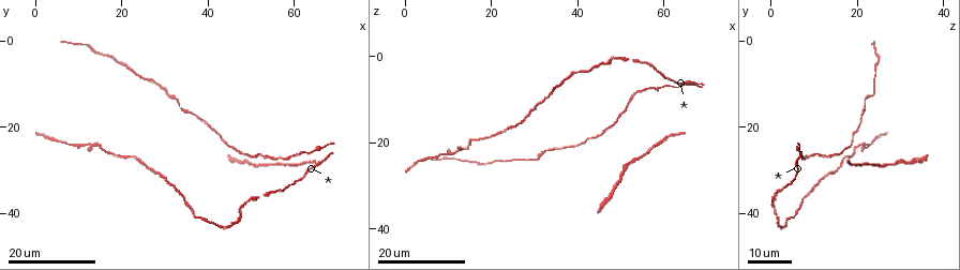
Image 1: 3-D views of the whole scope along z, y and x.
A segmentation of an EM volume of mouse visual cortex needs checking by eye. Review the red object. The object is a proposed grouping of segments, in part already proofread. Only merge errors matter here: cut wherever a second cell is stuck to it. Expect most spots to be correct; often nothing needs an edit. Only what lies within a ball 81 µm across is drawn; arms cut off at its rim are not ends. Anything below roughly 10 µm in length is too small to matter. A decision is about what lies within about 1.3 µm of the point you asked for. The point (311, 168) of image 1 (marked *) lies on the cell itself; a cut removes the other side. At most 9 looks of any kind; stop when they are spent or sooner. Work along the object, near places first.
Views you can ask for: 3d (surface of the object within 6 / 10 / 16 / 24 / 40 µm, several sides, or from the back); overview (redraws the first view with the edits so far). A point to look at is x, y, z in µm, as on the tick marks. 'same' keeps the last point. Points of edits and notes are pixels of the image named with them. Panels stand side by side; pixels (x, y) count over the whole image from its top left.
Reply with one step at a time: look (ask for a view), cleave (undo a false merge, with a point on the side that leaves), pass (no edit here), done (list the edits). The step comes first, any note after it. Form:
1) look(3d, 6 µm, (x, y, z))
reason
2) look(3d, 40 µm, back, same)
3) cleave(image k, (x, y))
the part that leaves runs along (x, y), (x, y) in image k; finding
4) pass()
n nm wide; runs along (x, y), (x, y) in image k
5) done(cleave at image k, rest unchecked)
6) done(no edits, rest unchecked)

look(3d, 24 µm, (64.5, 26.0, 6.5))
sudden change in width

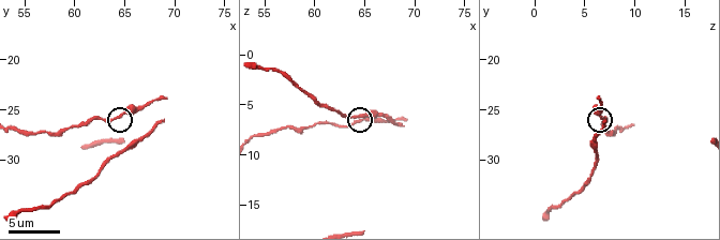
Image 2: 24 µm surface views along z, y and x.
look(3d, 10 µm, (64.6, 25.6, 6.4))
closer look

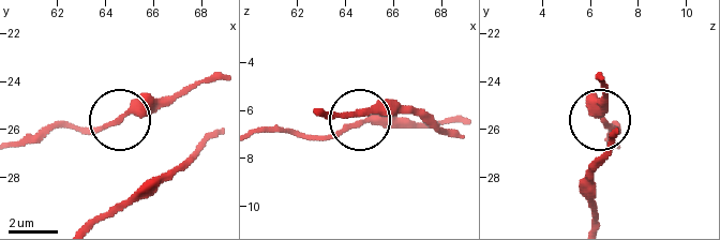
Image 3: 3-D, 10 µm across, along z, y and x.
pass()
runs along (344, 114), (409, 114), (447, 130), (360, 120), (301, 138) in image 3; continuous, no second cell

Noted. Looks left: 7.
look(3d, 16 µm, (47.0, 39.0, 1.0))
narrows sharply

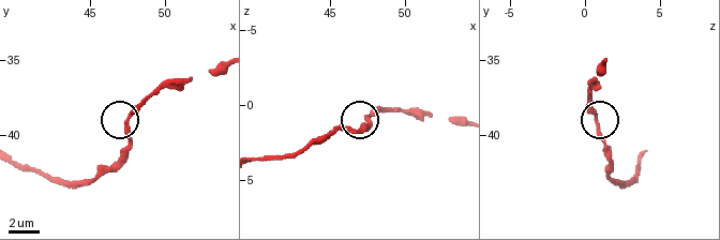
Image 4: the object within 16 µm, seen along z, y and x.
look(3d, 6 µm, (47.6, 39.0, 0.8))

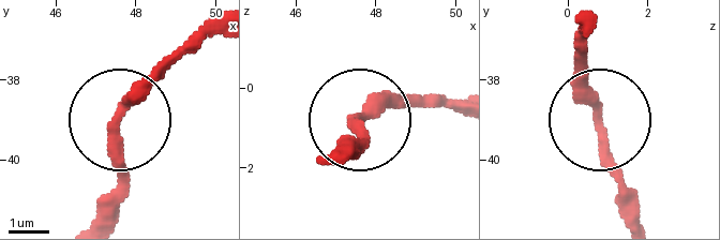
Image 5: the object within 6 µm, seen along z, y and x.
pass()
runs along (218, 23), (118, 121), (115, 213) in image 5; one cell here

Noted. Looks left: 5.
look(3d, 16 µm, (51.0, 36.5, 1.0))
sudden change in width

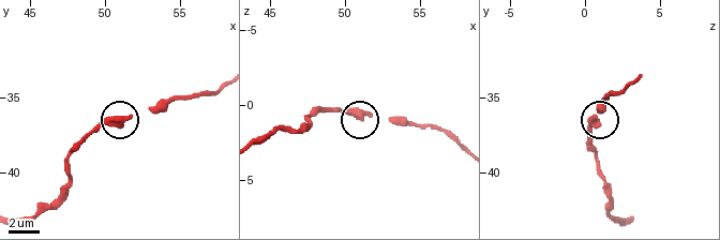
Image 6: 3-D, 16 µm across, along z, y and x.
look(3d, 6 µm, (51.6, 36.4, 0.4))
zoom in

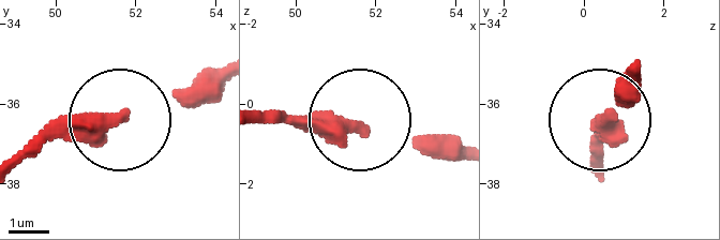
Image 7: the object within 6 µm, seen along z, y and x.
pass()
runs along (634, 72), (604, 122), (604, 150) in image 7; all the same cell

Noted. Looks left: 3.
look(3d, 16 µm, (48.5, 26.0, 16.0))

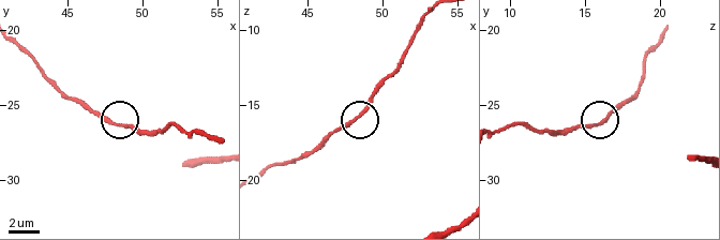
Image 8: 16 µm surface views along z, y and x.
look(3d, 10 µm, (47.8, 26.0, 16.2))

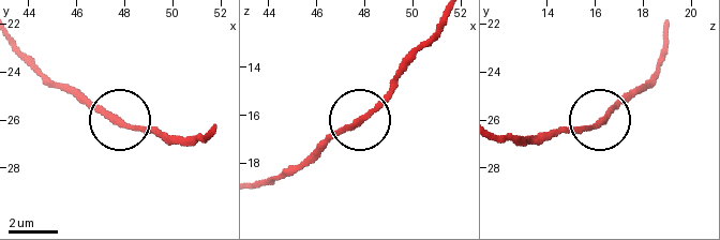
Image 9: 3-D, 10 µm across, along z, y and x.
pass()
220 nm wide; runs along (446, 19), (376, 105), (317, 147) in image 9; all the same cell

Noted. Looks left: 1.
done(no edits, rest unchecked)

